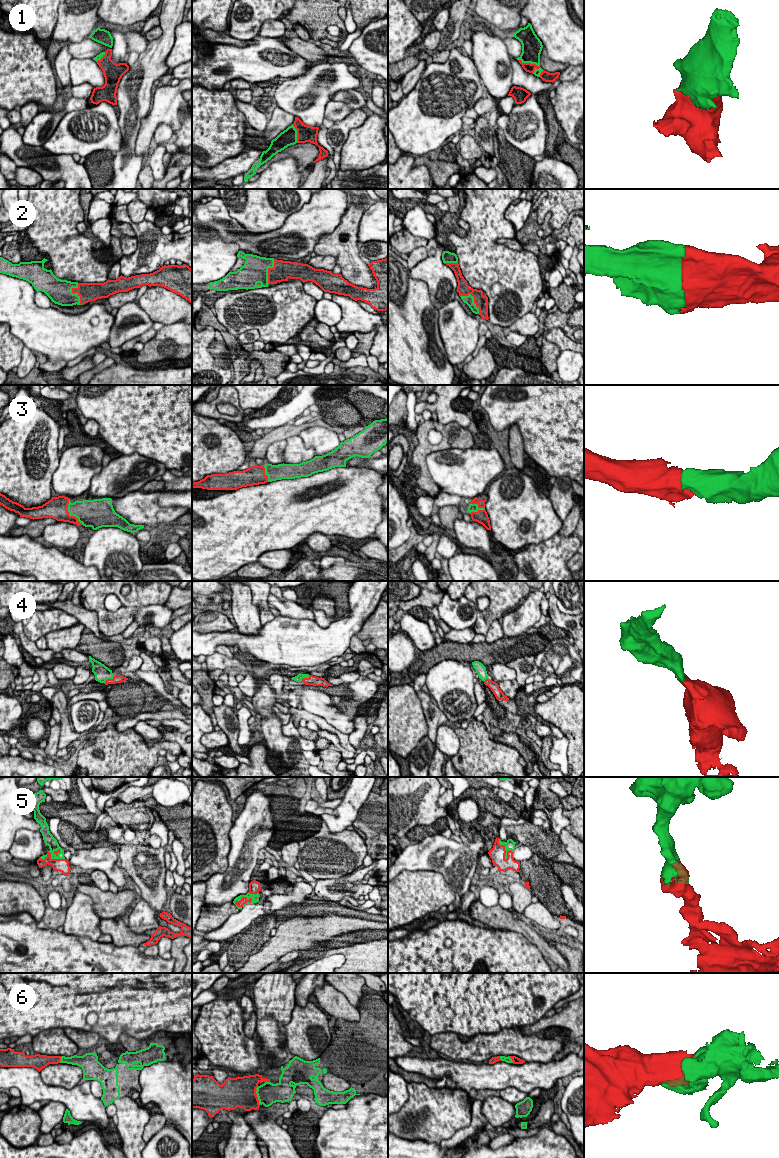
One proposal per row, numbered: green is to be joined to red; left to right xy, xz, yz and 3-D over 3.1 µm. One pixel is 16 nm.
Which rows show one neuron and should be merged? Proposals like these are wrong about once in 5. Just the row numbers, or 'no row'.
1, 2, 3, 4, 5, 6

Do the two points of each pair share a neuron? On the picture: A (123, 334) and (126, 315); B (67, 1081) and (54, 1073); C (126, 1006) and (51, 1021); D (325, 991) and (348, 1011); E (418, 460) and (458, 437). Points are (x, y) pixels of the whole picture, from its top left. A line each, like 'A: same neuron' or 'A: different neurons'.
A: same neuron
B: same neuron
C: same neuron
D: same neuron
E: same neuron

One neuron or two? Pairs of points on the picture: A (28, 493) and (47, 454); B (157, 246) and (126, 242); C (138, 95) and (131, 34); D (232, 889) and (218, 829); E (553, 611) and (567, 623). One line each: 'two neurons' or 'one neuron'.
A: one neuron
B: two neurons
C: two neurons
D: two neurons
E: one neuron

